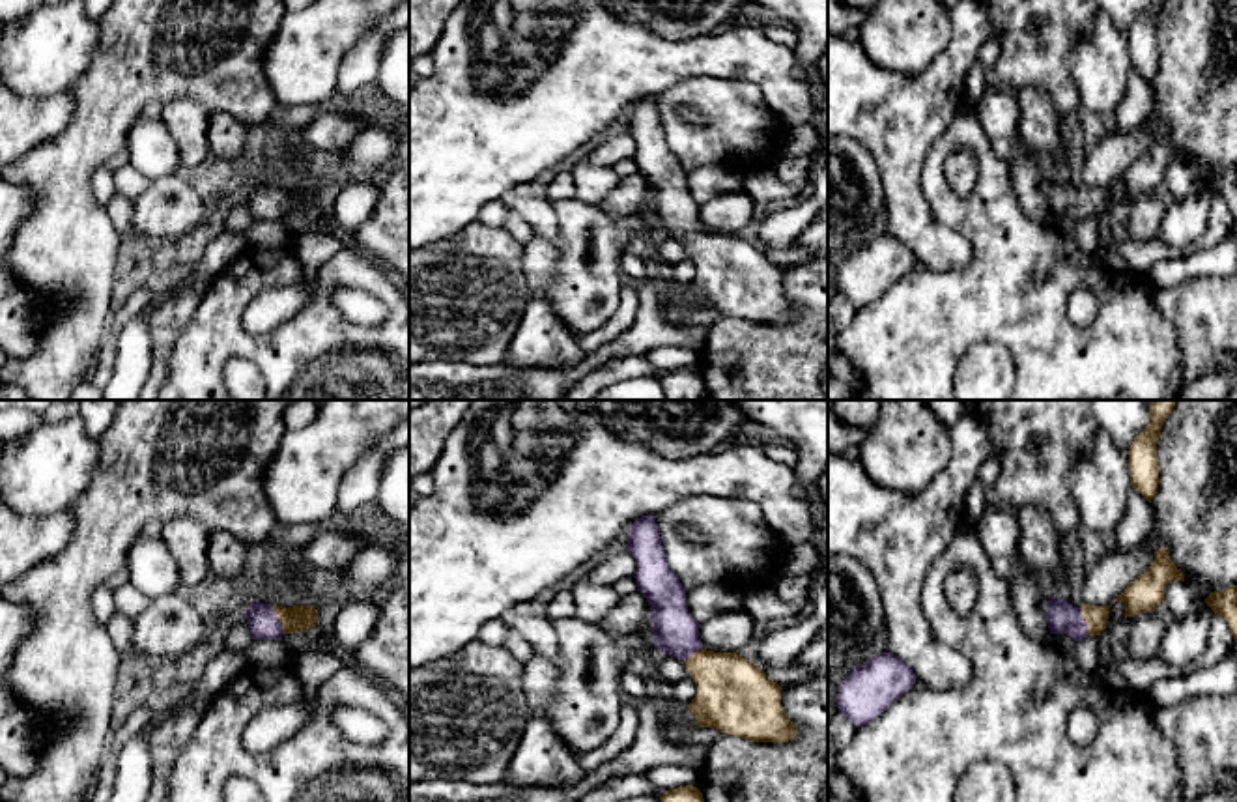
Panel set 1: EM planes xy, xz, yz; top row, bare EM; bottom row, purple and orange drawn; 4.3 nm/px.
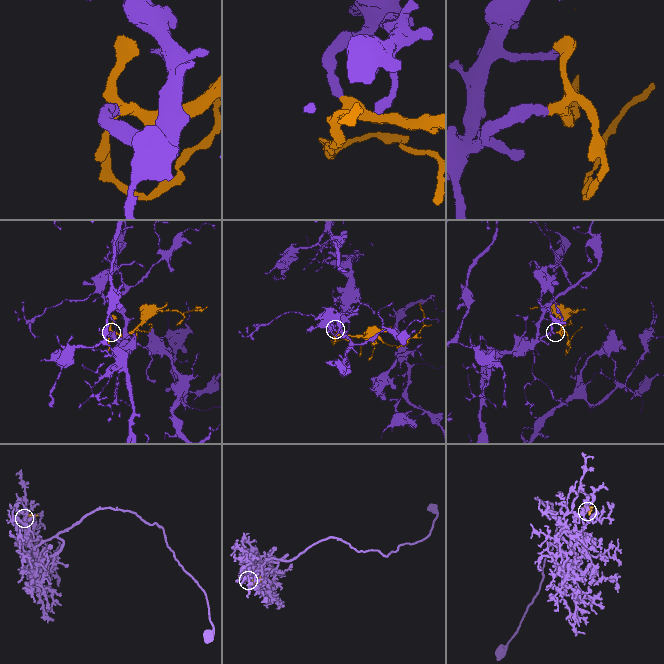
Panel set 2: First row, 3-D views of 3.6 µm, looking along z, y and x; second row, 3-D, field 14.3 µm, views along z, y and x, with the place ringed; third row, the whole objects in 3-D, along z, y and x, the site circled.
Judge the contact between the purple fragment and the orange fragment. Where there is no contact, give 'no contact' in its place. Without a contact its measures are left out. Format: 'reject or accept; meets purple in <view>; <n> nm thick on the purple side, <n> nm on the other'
accept; meets purple in xy; 130 nm thick on the purple side, 110 nm on the other

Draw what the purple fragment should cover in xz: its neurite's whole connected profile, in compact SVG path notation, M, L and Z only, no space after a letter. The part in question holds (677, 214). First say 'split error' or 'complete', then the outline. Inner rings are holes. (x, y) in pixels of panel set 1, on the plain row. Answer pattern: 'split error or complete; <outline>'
split error; M641 97L630 107L626 131L637 142L637 172L650 187L654 228L684 241L697 265L688 286L695 305L753 323L792 322L796 310L781 286L783 269L740 236L701 226L701 206L691 198L686 170L667 146L656 97Z

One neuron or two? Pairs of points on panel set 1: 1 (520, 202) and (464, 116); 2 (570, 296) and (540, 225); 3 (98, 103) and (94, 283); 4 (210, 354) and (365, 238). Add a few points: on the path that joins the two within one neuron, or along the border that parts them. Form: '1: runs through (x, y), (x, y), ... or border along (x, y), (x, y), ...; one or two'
1: border along (514, 187), (509, 187), (497, 199); two
2: border along (552, 202), (563, 242), (559, 251); two
3: runs through (81, 148), (77, 152), (77, 238); one
4: border along (350, 242), (374, 257), (389, 272); two

